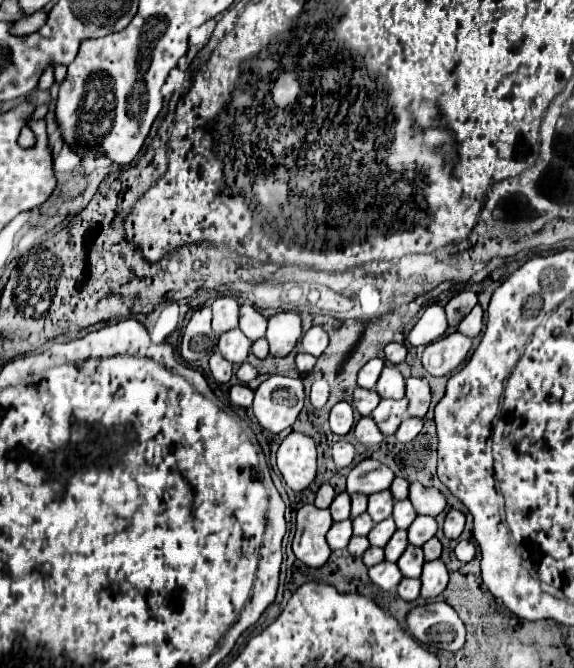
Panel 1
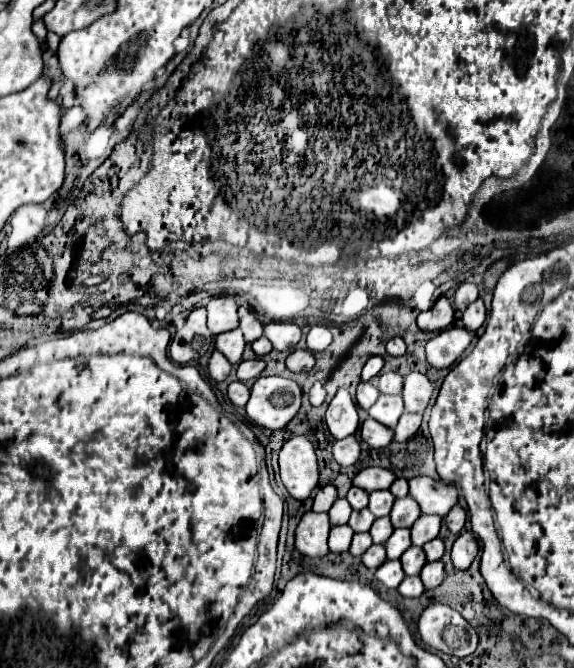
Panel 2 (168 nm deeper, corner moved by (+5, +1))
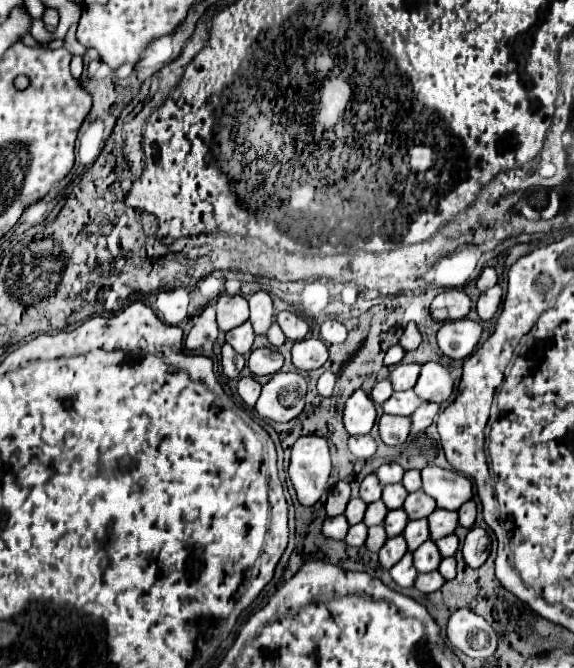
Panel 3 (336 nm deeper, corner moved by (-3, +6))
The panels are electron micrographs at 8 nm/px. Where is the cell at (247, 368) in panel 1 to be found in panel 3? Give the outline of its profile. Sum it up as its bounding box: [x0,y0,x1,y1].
[247,348,283,376]

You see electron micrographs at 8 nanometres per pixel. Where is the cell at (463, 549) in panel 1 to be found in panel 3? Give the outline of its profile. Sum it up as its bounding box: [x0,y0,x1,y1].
[463,528,491,568]

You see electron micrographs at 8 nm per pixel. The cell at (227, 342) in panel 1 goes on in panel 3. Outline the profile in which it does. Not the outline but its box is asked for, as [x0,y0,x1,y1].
[227,322,253,354]

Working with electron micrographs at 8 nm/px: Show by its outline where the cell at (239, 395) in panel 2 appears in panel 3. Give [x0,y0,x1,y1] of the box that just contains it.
[237,378,261,406]

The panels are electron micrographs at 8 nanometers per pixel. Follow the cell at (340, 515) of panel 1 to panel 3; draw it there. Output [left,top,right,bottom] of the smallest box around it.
[345,498,367,524]

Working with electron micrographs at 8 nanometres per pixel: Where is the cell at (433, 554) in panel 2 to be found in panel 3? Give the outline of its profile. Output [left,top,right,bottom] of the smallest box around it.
[437,534,459,556]

